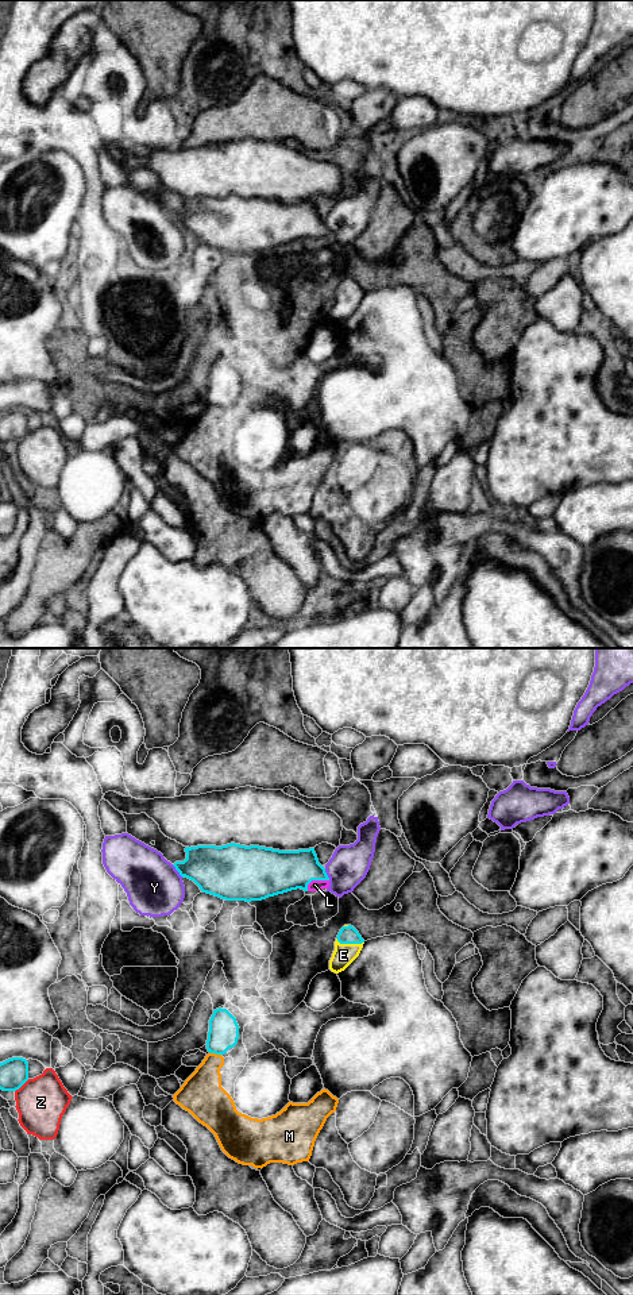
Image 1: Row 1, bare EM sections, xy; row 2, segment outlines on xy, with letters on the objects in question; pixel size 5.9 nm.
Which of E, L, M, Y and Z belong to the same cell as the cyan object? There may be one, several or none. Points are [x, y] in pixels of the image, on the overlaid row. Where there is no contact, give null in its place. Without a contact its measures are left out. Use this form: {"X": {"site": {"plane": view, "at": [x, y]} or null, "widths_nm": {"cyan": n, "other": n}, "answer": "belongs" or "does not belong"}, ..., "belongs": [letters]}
{"E": {"site": {"plane": "xy", "at": [350, 943]}, "widths_nm": {"cyan": 110, "other": 130}, "answer": "belongs"}, "L": {"site": {"plane": "xy", "at": [315, 879]}, "widths_nm": {"cyan": 260, "other": 60}, "answer": "belongs"}, "M": {"site": {"plane": "xy", "at": [216, 1053]}, "widths_nm": {"cyan": 180, "other": 240}, "answer": "does not belong"}, "Y": {"site": {"plane": "xy", "at": [177, 870]}, "widths_nm": {"cyan": 300, "other": 340}, "answer": "does not belong"}, "Z": {"site": {"plane": "xy", "at": [22, 1085]}, "widths_nm": {"cyan": 180, "other": 300}, "answer": "does not belong"}, "belongs": ["E", "L"]}

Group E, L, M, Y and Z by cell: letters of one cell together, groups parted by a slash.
E L / M / Y / Z

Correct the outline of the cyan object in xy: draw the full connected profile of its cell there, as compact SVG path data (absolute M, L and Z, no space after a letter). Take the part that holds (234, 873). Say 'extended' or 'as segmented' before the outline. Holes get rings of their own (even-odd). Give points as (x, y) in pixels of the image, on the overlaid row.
extended | M259 845L186 847L186 859L173 866L202 893L225 901L262 901L301 889L328 889L329 878L314 848L279 851Z

